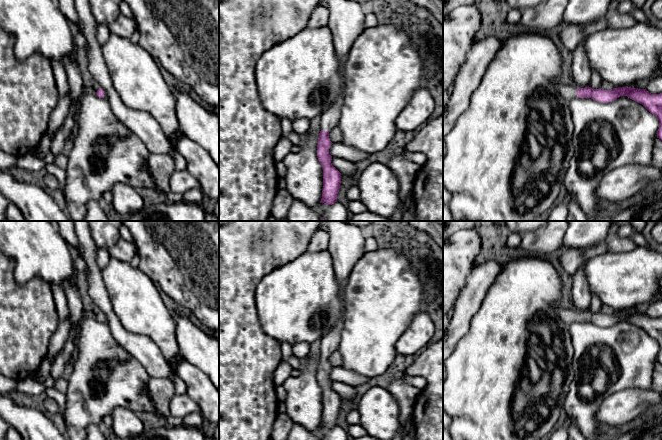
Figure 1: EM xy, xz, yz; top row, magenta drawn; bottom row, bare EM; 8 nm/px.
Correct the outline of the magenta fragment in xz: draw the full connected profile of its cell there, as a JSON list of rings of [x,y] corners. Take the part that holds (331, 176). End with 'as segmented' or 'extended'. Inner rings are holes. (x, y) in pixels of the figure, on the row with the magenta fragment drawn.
[[[344,88],[339,90],[335,100],[328,104],[321,114],[321,131],[318,137],[317,158],[323,169],[323,188],[320,203],[332,205],[337,202],[337,195],[341,184],[341,173],[332,165],[332,156],[329,148],[332,142],[329,139],[329,131],[336,127],[341,117],[341,108],[344,103]]]; extended

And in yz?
[[[558,83],[556,91],[563,101],[568,102],[573,98],[591,98],[598,102],[608,103],[616,100],[620,96],[628,98],[642,104],[650,113],[659,120],[657,138],[662,140],[662,93],[651,94],[646,89],[631,88],[628,86],[604,90],[602,88],[592,89],[591,87],[575,88],[569,85]]]; extended

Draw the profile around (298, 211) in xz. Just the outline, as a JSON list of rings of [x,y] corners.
[[[293,201],[288,214],[287,221],[320,221],[319,215],[314,211],[313,208],[302,203],[301,201]]]

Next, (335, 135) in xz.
[[[338,126],[329,131],[329,139],[332,143],[342,143],[342,132]]]

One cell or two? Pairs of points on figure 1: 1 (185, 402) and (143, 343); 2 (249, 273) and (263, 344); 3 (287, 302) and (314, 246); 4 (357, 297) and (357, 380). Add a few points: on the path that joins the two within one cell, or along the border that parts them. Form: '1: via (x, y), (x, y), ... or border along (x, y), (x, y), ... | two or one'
1: border along (175, 394), (185, 395) | two
2: via (245, 291), (245, 326) | one
3: border along (307, 250), (327, 251) | two
4: border along (342, 366), (369, 378) | two

